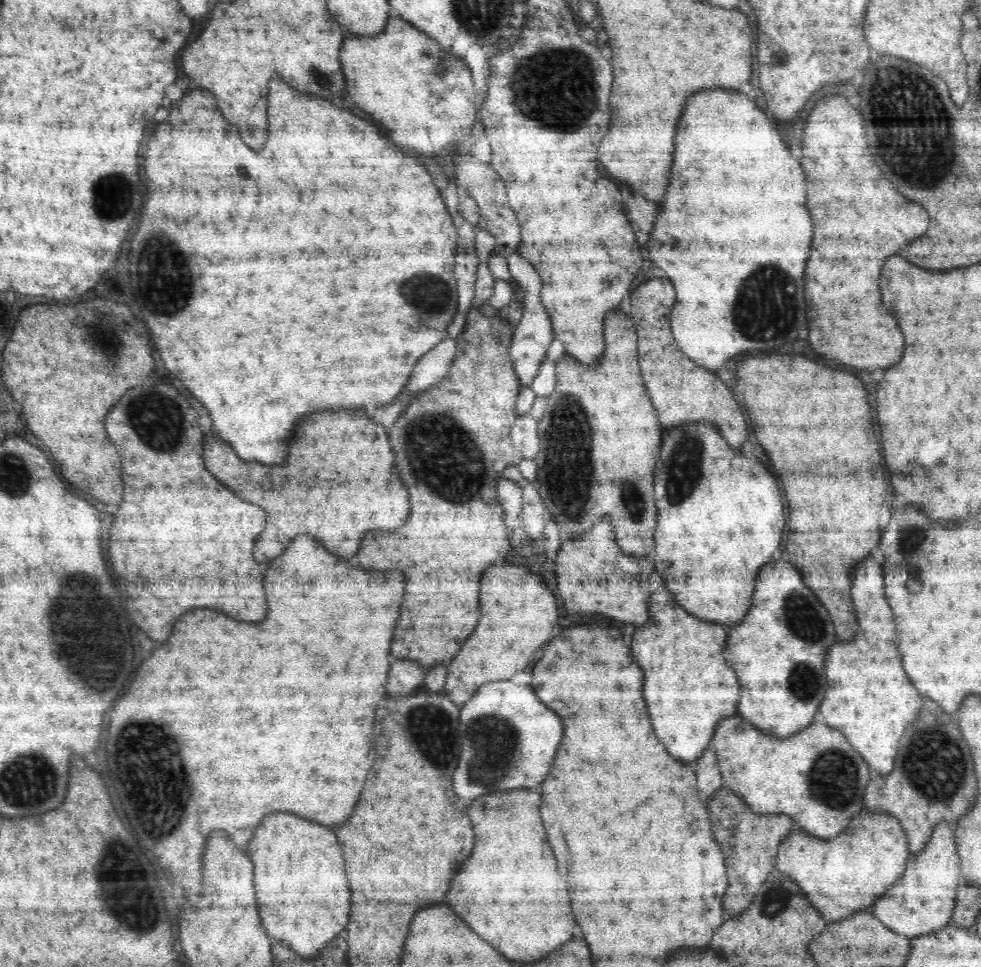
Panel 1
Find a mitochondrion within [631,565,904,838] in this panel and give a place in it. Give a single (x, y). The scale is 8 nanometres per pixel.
(834, 777)

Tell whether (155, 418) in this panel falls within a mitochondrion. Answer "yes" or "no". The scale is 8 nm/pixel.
yes

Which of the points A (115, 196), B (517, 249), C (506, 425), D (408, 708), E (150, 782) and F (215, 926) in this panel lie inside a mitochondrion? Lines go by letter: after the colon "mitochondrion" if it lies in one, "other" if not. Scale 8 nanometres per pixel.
A: mitochondrion
B: other
C: other
D: mitochondrion
E: mitochondrion
F: other

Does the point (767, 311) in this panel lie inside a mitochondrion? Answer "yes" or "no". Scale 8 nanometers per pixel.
yes

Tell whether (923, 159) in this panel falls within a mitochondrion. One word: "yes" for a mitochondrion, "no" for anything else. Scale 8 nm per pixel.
yes

